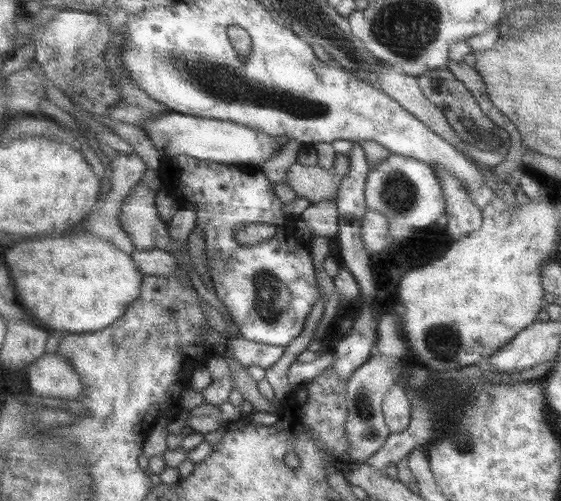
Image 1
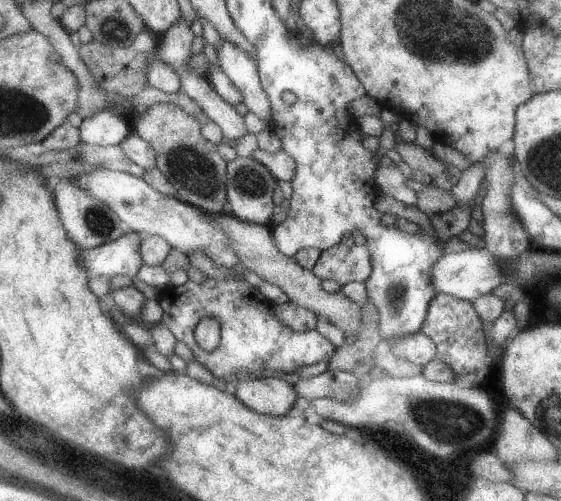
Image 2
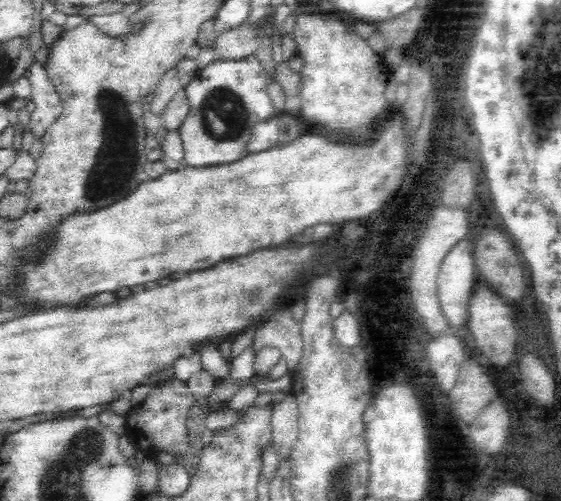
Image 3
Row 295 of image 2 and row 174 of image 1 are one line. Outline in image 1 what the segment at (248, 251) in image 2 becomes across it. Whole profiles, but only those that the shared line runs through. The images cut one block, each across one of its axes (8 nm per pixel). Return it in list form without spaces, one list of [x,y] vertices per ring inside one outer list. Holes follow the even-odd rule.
[[[347,154],[338,155],[338,168],[326,170],[324,166],[306,166],[294,163],[290,166],[287,184],[300,197],[310,198],[314,203],[333,199],[338,203],[340,189],[344,175],[350,169],[350,160]]]

